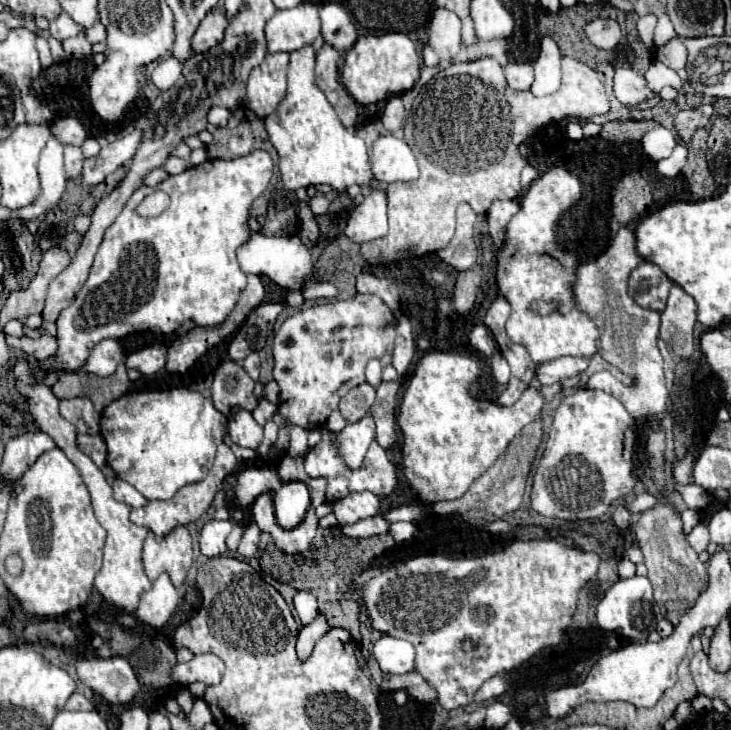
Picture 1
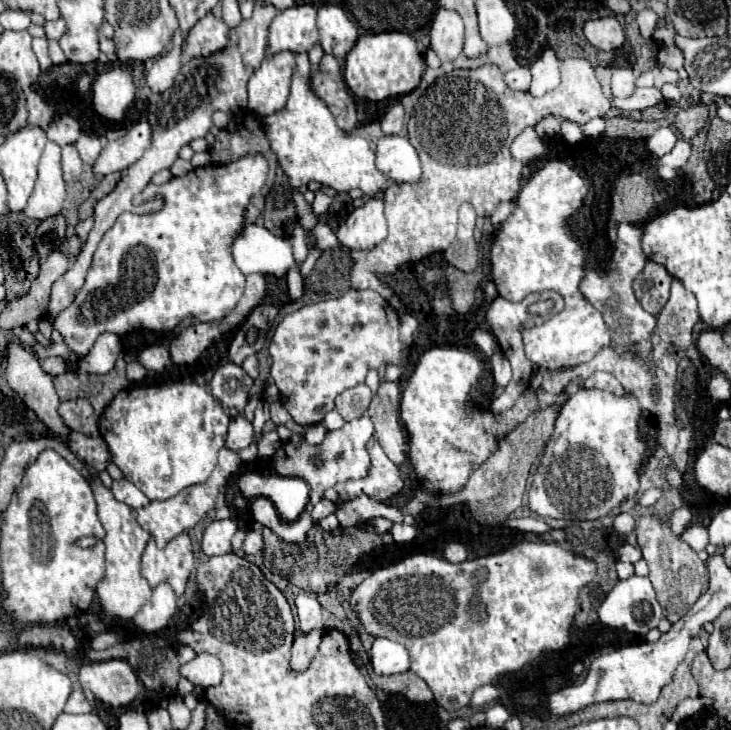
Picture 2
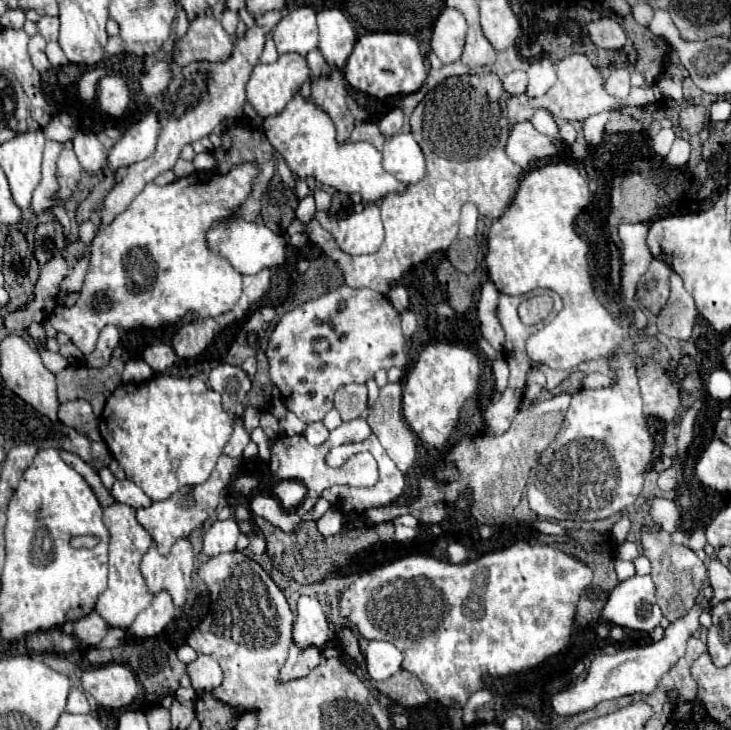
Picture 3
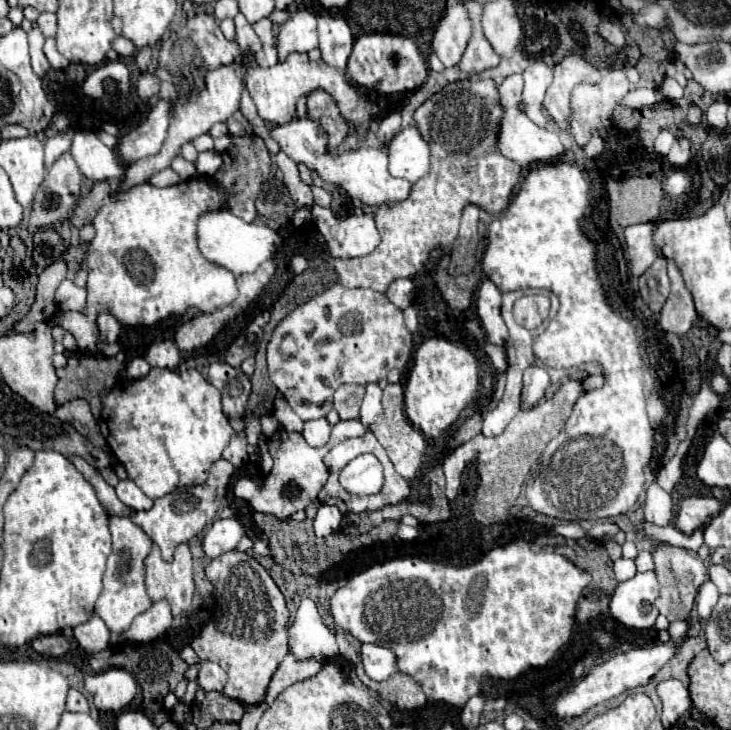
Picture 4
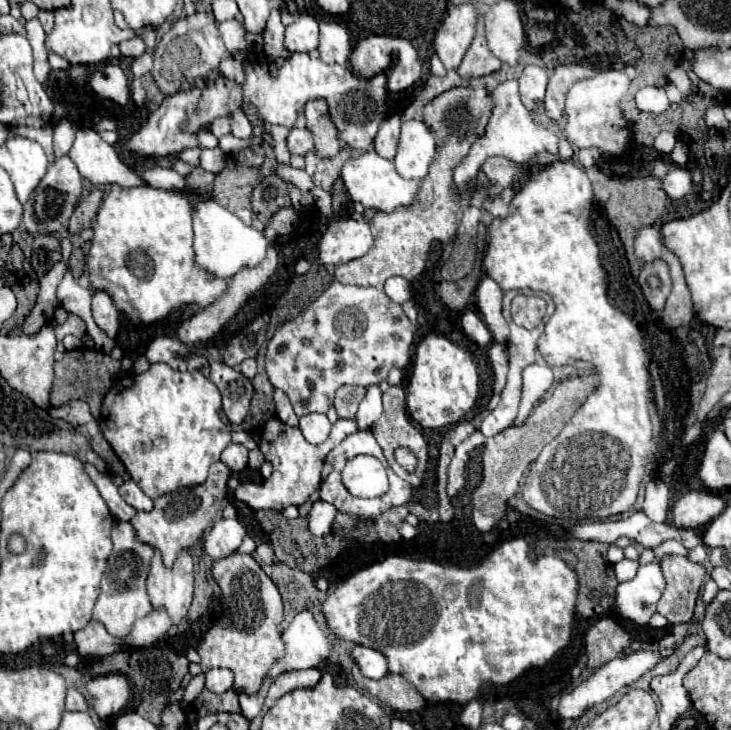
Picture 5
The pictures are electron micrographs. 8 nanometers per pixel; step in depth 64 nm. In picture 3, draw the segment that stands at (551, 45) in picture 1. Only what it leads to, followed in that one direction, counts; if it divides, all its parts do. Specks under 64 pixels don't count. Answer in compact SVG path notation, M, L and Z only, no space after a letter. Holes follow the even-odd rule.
M540 58L530 64L528 68L528 90L526 94L530 98L546 94L556 84L556 68L550 62L550 58Z

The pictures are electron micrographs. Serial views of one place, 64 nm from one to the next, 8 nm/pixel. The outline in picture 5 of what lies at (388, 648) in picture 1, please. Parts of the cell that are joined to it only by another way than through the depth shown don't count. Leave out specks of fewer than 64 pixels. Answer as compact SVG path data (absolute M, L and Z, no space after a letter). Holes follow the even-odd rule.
M356 646L352 652L352 658L358 662L362 674L372 680L380 680L388 674L388 660L382 652L366 646Z

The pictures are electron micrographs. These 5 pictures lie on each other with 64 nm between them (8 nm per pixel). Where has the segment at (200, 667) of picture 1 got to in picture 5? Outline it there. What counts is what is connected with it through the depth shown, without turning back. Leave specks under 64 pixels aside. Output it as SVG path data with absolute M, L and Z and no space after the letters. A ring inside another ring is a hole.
M210 668L208 672L204 672L206 676L206 688L210 692L226 692L232 686L232 672L226 668Z

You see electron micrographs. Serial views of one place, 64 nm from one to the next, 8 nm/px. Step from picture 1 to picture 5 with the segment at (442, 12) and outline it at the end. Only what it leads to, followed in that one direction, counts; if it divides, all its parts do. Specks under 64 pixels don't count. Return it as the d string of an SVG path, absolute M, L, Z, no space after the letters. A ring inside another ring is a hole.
M472 4L454 6L444 18L442 26L434 36L434 50L442 64L458 68L476 32L476 8Z

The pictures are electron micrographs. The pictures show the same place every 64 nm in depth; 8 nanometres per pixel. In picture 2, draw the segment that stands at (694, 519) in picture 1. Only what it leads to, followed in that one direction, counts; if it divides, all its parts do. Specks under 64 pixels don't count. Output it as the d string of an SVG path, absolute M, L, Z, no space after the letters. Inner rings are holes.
M688 506L680 508L680 510L674 510L674 514L670 516L670 526L676 534L682 534L690 524L692 524L694 516L692 516L692 510Z

